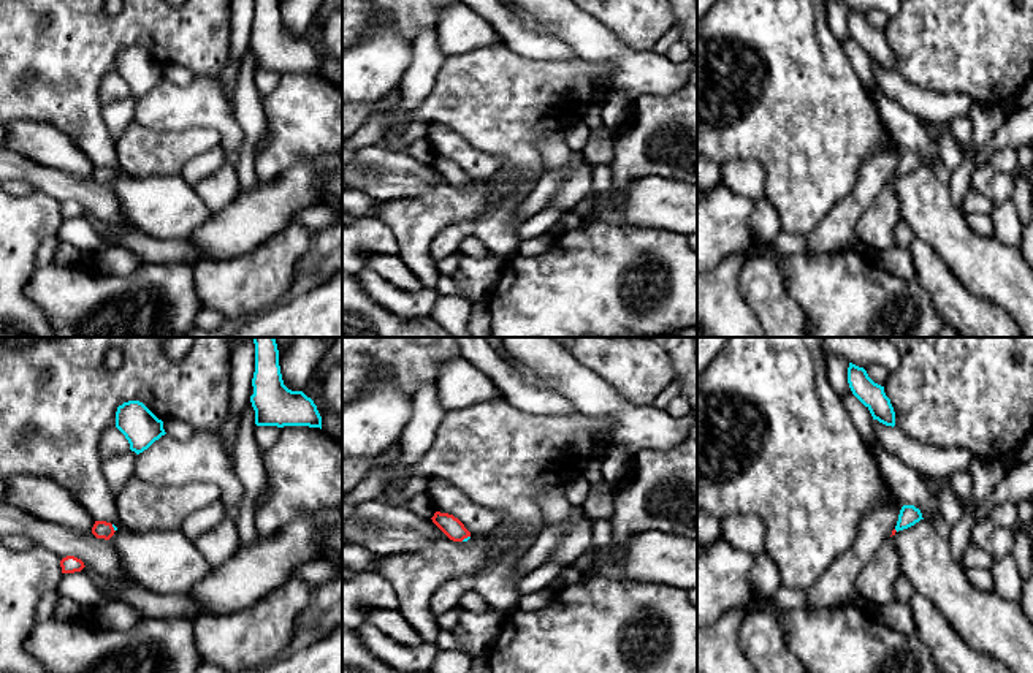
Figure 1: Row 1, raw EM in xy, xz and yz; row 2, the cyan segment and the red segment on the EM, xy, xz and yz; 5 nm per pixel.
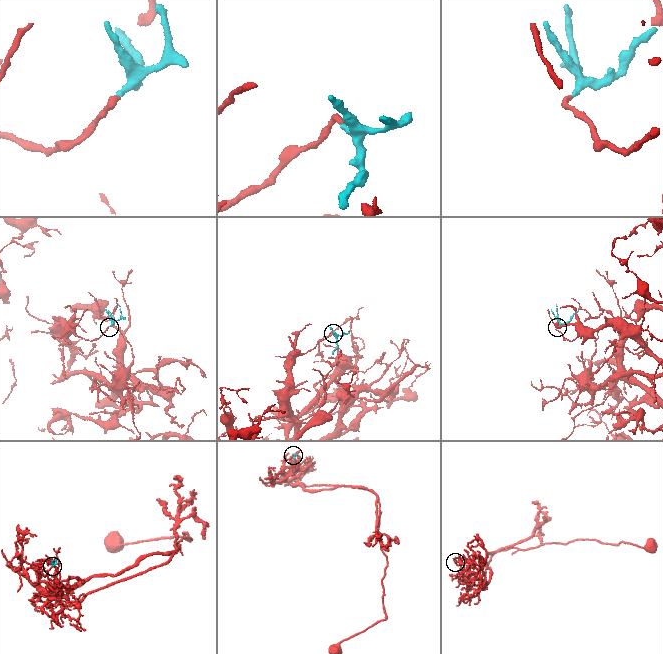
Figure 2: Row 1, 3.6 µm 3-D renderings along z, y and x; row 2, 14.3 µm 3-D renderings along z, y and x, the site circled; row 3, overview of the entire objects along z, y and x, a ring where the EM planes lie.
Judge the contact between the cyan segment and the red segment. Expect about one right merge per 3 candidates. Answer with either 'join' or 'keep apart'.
join

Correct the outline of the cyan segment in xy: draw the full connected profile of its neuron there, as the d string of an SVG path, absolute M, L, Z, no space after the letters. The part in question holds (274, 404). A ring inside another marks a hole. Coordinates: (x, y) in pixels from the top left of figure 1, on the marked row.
M253 337L255 372L250 396L257 426L309 426L322 429L317 405L303 391L284 385L274 337Z

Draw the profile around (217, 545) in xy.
M227 516L214 529L196 537L193 543L212 568L225 564L241 545L236 521Z

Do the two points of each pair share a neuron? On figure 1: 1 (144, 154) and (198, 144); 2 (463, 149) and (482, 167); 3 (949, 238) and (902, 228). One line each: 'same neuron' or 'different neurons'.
1: same neuron
2: same neuron
3: different neurons

